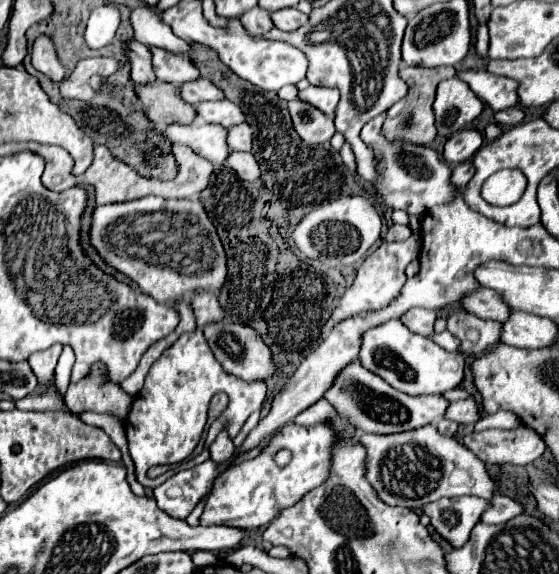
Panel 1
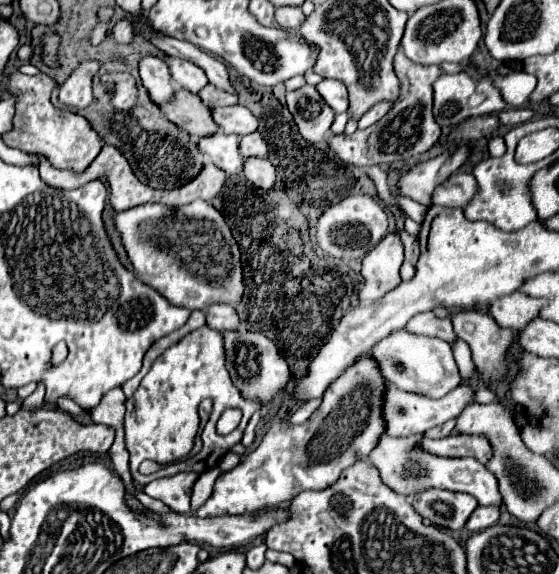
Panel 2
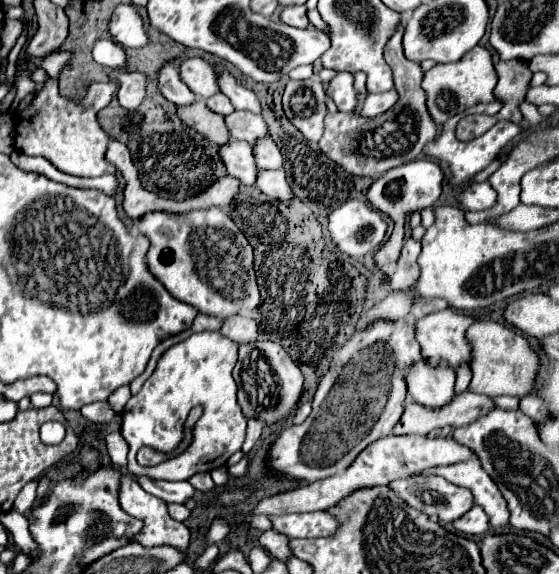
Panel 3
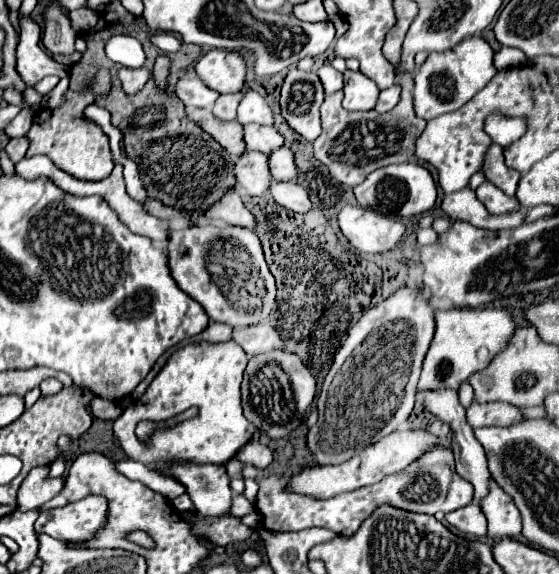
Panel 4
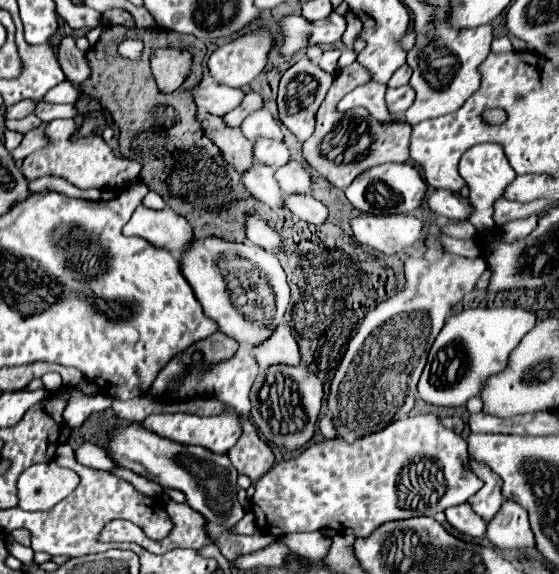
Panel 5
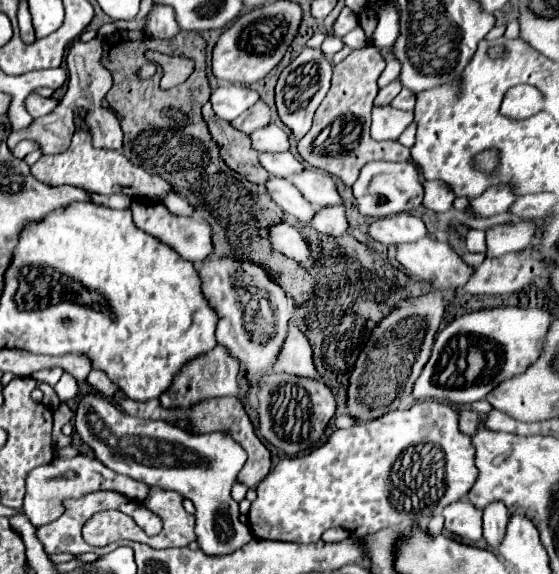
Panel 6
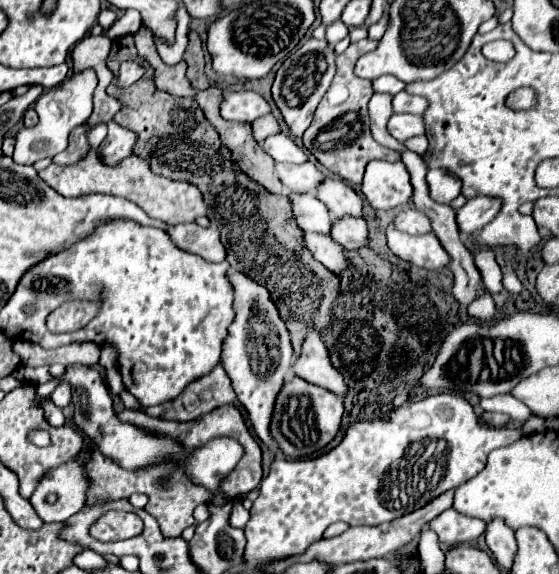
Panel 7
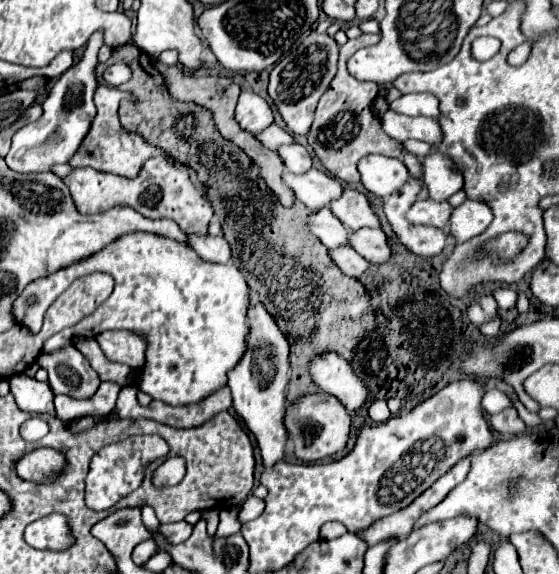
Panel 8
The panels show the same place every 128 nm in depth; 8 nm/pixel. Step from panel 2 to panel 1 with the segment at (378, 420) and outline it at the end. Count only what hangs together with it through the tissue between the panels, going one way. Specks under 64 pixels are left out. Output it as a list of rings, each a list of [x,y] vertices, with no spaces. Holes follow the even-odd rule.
[[[318,422],[308,428],[298,424],[284,424],[272,436],[272,442],[256,458],[228,468],[228,472],[224,470],[216,478],[200,524],[232,524],[236,528],[248,530],[270,524],[284,508],[296,504],[306,492],[318,488],[322,482],[328,480],[332,466],[332,448],[338,442],[336,436],[338,432],[332,430],[332,424],[326,422]],[[282,448],[292,452],[292,460],[284,468],[274,462],[274,454]]]

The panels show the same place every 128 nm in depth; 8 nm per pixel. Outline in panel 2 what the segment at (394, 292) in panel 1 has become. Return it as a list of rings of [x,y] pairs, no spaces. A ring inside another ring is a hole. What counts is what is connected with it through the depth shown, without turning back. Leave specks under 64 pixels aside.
[[[388,234],[372,252],[366,254],[362,262],[364,284],[360,286],[360,300],[378,300],[392,288],[396,288],[400,280],[400,266],[404,262],[404,246],[400,242],[400,234]]]

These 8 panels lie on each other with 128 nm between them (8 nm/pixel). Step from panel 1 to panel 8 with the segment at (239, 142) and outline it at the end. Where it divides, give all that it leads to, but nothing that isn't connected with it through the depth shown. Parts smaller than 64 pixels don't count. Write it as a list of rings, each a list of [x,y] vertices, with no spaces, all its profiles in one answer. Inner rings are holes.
[[[346,188],[344,196],[336,200],[330,208],[336,218],[348,228],[348,230],[360,230],[360,228],[380,228],[380,220],[370,208],[366,196],[358,190]]]

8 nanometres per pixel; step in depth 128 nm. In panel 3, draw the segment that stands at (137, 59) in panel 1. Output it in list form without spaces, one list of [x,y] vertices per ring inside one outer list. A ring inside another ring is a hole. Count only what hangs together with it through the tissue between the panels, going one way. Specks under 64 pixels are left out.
[[[166,64],[166,66],[160,70],[158,82],[160,82],[162,94],[164,94],[170,102],[174,102],[174,104],[178,104],[178,106],[186,106],[186,104],[192,104],[192,102],[198,100],[198,96],[182,82],[178,68],[172,66],[172,64]]]

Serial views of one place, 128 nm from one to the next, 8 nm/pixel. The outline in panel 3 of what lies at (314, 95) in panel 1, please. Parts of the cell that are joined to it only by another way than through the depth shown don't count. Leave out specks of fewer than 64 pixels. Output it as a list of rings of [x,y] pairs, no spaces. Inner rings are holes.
[[[340,72],[336,78],[332,78],[328,92],[332,94],[338,110],[352,112],[358,104],[358,92],[354,88],[354,76],[350,72]]]

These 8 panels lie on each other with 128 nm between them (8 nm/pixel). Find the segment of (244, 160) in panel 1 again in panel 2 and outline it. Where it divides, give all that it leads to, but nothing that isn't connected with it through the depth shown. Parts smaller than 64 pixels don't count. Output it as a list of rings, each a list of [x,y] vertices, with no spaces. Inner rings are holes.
[[[252,158],[252,160],[246,160],[246,164],[244,164],[244,176],[256,188],[270,190],[270,188],[274,188],[274,182],[276,182],[276,168],[272,166],[270,160]]]

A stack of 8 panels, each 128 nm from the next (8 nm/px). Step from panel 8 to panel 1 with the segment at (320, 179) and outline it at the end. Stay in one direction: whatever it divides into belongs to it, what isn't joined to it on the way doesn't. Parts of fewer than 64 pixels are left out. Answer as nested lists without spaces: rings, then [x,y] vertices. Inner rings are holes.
[[[220,100],[220,102],[200,102],[196,106],[196,112],[202,120],[220,124],[224,128],[232,128],[236,124],[246,122],[246,116],[242,108],[230,100]]]

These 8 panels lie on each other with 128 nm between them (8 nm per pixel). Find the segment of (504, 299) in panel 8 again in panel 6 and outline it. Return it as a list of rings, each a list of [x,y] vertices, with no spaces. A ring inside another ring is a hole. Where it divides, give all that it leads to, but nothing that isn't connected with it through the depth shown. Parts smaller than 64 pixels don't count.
[[[470,230],[466,234],[466,250],[468,252],[486,252],[486,238],[484,238],[484,230]]]

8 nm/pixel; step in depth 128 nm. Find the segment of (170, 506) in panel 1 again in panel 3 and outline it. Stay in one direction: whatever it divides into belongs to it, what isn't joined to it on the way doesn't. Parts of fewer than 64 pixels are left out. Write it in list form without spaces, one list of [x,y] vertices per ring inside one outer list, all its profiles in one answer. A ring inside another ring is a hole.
[[[136,476],[136,480],[148,494],[158,496],[164,502],[184,504],[188,498],[194,496],[194,488],[186,480],[170,482],[170,480],[154,480],[154,478],[148,478],[148,476]]]

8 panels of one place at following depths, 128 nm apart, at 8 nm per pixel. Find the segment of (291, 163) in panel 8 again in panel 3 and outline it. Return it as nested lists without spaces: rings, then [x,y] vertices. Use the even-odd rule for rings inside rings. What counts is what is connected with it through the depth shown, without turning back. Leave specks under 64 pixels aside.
[[[218,64],[218,82],[220,82],[220,90],[230,98],[236,110],[250,110],[254,114],[260,114],[262,106],[260,106],[258,96],[252,90],[236,84],[234,76],[226,70],[224,64]]]

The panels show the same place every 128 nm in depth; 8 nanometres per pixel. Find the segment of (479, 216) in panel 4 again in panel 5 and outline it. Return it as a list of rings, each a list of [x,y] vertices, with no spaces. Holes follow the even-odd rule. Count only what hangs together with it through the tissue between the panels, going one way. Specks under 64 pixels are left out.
[[[432,190],[426,198],[426,204],[438,216],[446,216],[452,220],[468,220],[472,212],[466,198],[448,190]]]

